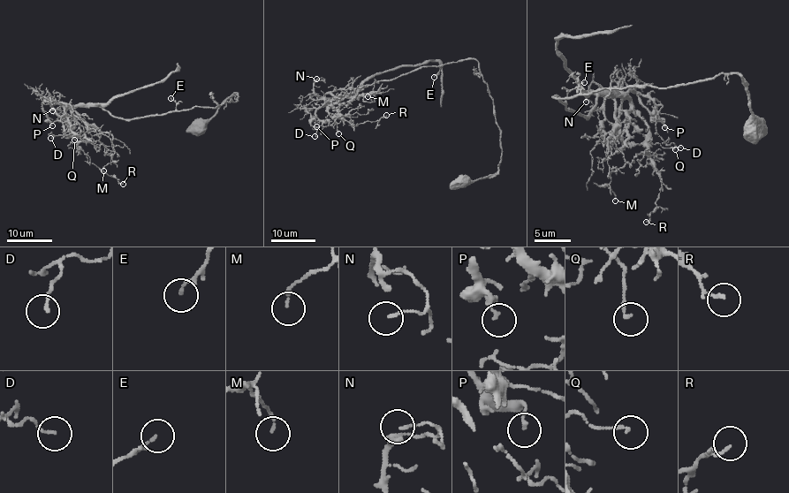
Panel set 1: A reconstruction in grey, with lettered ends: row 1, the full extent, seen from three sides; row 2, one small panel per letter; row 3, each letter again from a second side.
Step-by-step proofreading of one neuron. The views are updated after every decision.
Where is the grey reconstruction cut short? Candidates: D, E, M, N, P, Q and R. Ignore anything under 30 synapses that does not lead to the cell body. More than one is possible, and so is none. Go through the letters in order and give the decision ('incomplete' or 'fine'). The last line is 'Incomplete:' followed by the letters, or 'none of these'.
D: fine
E: fine
M: fine
N: fine
P: fine
Q: fine
R: fine
Incomplete: none of these

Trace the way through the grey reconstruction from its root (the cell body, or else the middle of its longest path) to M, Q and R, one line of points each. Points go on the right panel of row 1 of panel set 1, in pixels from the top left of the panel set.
M: (757, 129), (737, 72), (555, 96), (586, 117), (598, 96), (632, 103), (608, 140), (615, 200)
Q: (757, 129), (737, 72), (555, 96), (586, 117), (598, 96), (624, 96), (649, 140), (675, 149)
R: (757, 129), (737, 72), (555, 96), (586, 117), (598, 96), (632, 103), (648, 127), (661, 180), (646, 222)

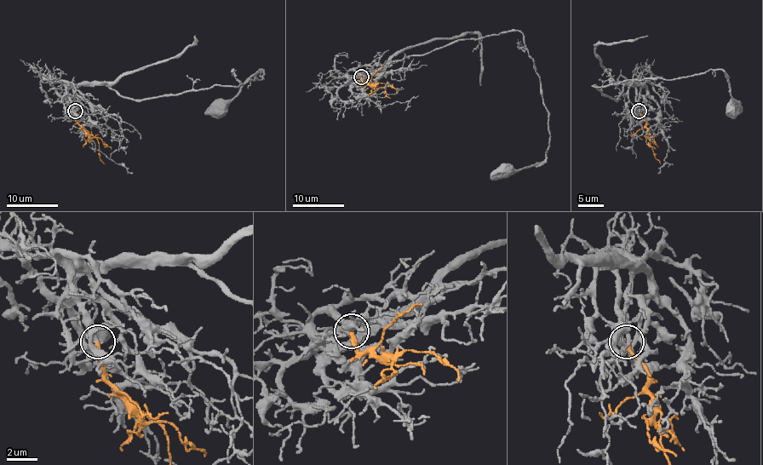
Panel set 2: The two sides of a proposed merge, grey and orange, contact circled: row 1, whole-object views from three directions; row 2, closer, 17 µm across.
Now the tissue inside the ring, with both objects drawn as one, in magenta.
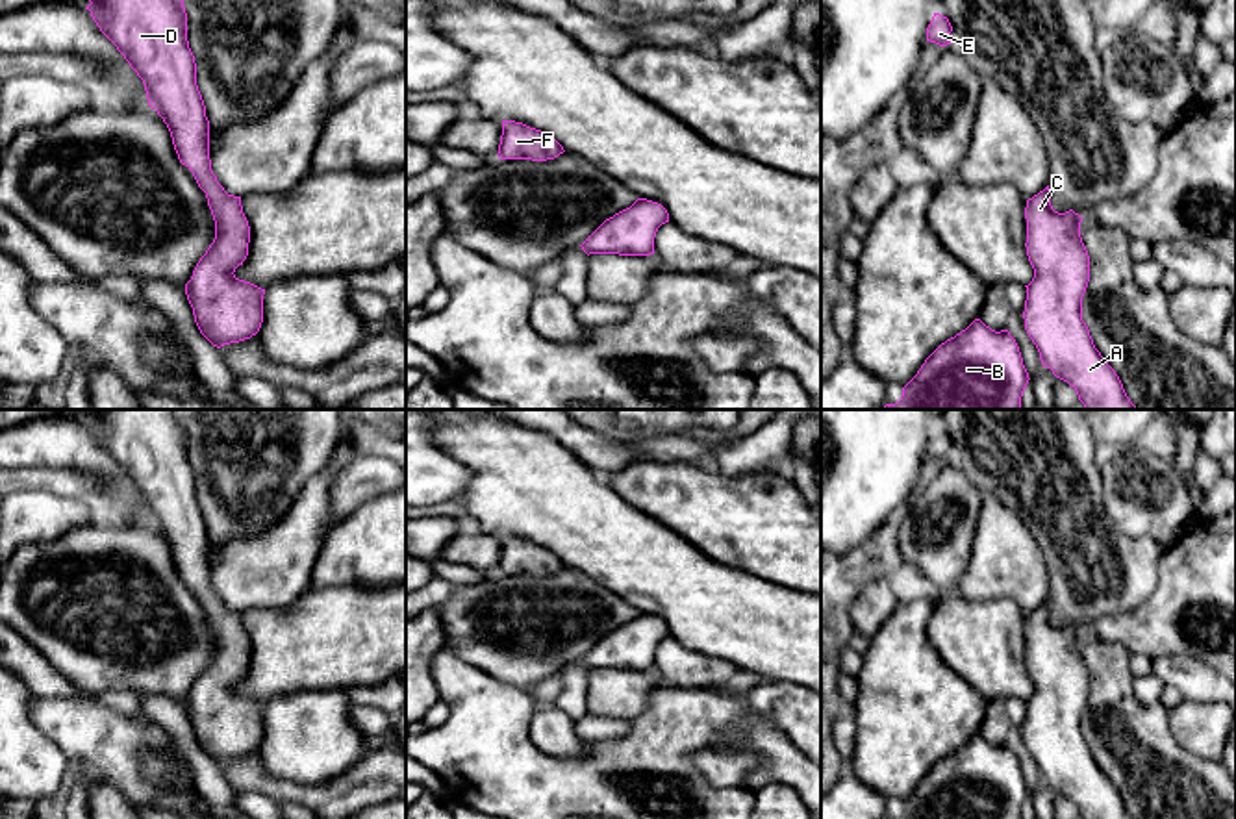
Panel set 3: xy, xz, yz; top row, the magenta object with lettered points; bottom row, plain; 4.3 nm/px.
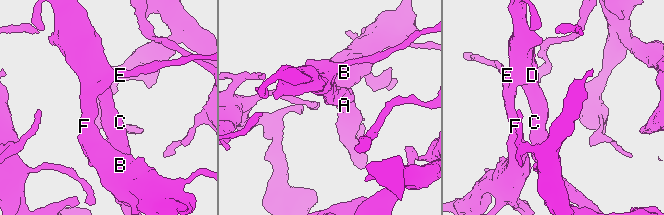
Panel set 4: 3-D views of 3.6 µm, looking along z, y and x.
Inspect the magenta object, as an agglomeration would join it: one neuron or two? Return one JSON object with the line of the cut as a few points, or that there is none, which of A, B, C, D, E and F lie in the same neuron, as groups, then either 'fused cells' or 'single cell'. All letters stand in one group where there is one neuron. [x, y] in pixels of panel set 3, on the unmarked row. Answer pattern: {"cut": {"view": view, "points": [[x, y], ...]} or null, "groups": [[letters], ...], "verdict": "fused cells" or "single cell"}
{"cut": null, "groups": [["A", "B", "C", "D", "E", "F"]], "verdict": "single cell"}

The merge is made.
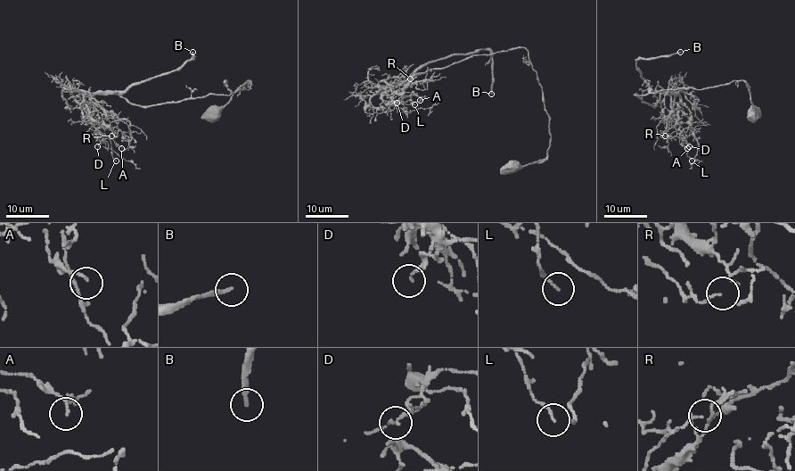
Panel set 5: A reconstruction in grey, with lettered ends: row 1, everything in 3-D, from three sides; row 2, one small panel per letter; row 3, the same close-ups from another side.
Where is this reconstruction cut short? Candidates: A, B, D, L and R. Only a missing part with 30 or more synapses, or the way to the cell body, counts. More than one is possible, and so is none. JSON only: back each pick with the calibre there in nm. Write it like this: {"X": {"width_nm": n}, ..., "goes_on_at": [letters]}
{"B": {"width_nm": 190}, "goes_on_at": ["B"]}

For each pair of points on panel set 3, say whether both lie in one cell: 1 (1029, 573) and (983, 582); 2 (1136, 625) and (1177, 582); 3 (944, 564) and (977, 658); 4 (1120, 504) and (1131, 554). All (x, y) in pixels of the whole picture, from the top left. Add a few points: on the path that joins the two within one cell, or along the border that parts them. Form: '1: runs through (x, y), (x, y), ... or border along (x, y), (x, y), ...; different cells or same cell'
1: runs through (1018, 573), (994, 573); same cell
2: runs through (1147, 616), (1170, 593); same cell
3: border along (940, 592), (957, 593); different cells
4: border along (1101, 497), (1123, 532), (1166, 547); different cells

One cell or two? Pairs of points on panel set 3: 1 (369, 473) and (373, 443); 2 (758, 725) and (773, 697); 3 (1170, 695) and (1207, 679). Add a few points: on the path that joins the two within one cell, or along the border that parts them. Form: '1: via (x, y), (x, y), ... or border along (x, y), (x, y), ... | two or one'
1: border along (358, 453), (386, 458) | two
2: border along (745, 695), (747, 703), (795, 745) | two
3: border along (1166, 684), (1185, 699) | two

